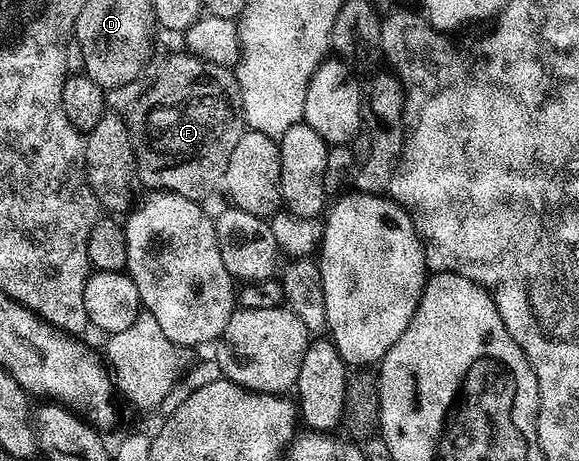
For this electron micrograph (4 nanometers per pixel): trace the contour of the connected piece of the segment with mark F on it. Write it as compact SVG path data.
M181 53L182 55L174 55L169 60L163 62L160 73L154 78L153 85L148 88L142 99L134 107L133 111L128 115L128 126L130 128L130 140L134 146L134 158L136 160L136 179L139 184L142 183L154 193L169 193L179 195L180 197L188 197L195 201L206 201L206 198L213 193L214 190L223 186L222 178L228 169L228 160L232 157L232 149L236 149L236 144L240 142L240 137L247 131L246 114L242 108L242 94L240 93L240 85L238 84L237 74L229 67L221 67L220 65L212 65L205 63L203 59L197 59L195 55L189 53Z

